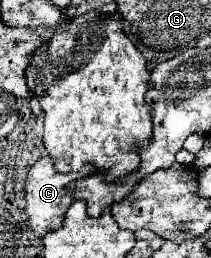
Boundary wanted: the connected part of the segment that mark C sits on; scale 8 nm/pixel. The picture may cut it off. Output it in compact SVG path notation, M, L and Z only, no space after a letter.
M43 157L39 159L27 175L27 183L25 183L25 209L27 209L27 217L29 219L39 219L39 237L43 237L47 231L61 227L63 221L63 213L65 209L73 203L73 195L69 189L69 183L77 181L77 179L85 179L89 175L95 173L93 165L85 165L81 171L77 173L59 173L55 169L55 161L51 157Z

